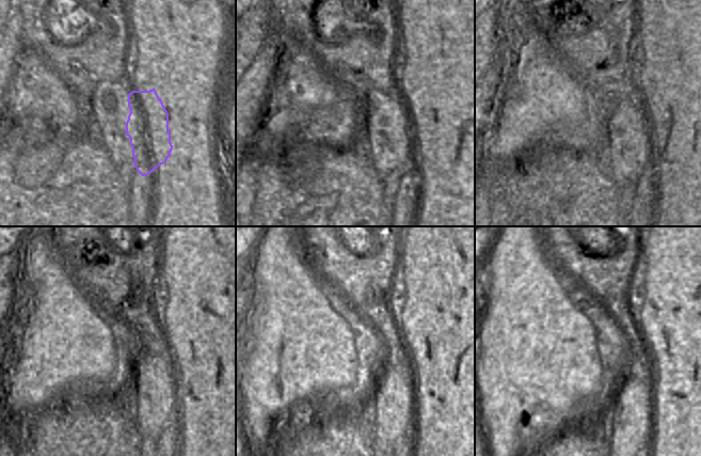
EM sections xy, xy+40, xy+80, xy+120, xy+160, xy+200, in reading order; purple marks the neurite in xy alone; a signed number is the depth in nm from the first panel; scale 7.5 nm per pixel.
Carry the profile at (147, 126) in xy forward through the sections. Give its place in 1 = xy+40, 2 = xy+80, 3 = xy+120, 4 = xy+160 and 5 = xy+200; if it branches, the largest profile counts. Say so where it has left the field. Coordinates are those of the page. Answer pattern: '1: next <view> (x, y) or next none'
1: next xy+40 (386, 122)
2: next xy+80 (627, 132)
3: next xy+120 (154, 383)
4: next xy+160 (394, 396)
5: next xy+200 (632, 422)

